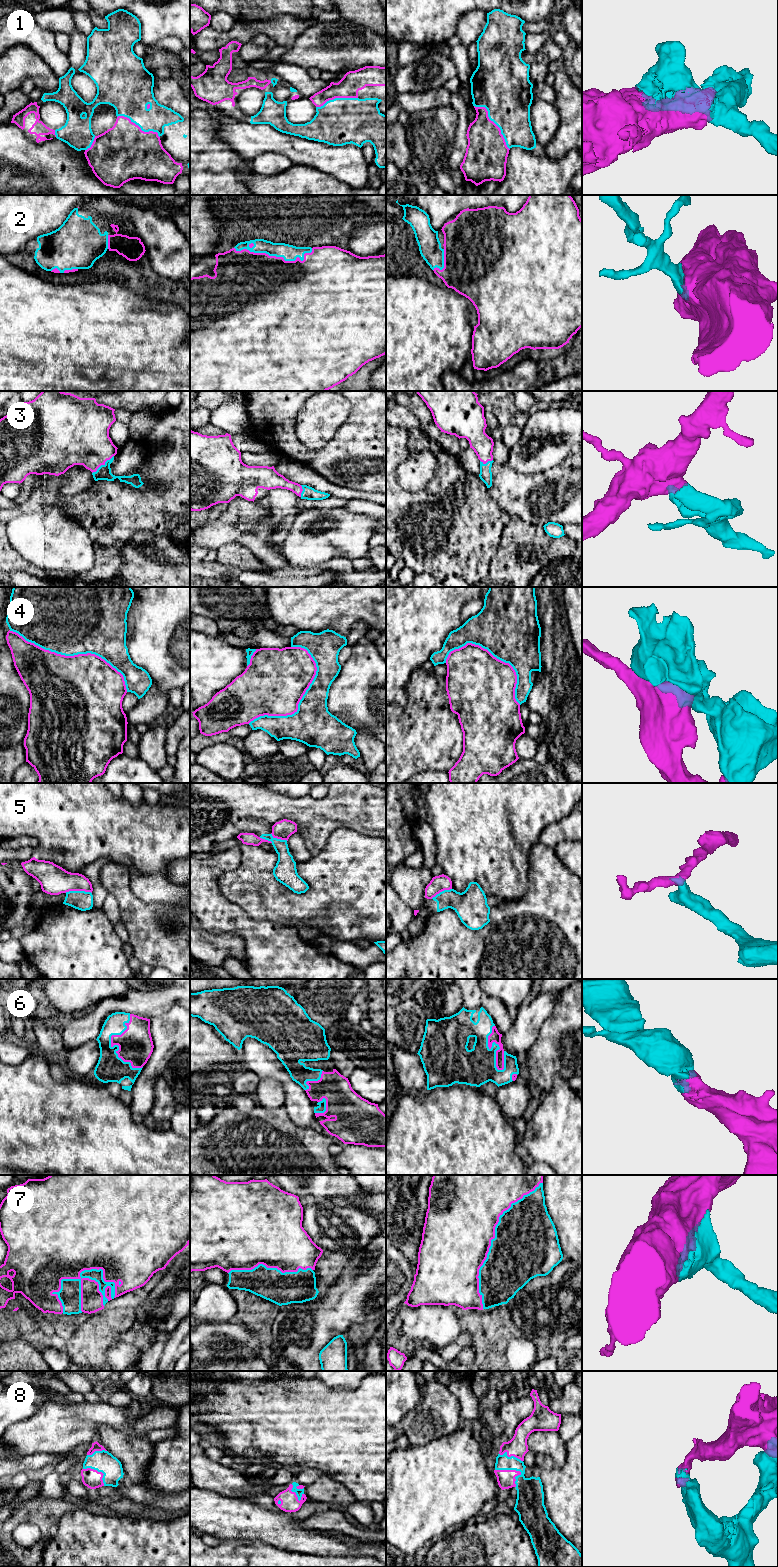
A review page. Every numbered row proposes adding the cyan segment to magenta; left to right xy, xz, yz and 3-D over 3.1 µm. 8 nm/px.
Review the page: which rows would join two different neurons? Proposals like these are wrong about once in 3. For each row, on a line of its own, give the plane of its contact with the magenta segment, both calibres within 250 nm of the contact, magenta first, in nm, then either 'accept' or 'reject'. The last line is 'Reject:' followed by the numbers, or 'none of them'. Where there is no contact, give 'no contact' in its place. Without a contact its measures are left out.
1: contact in yz; calibres 340 and 400 nm; accept
2: contact in xz; calibres 500 and 130 nm; accept
3: contact in xy; calibres 400 and 110 nm; accept
4: contact in xy; calibres 500 and 500 nm; reject
5: contact in xy; calibres 240 and 160 nm; reject
6: contact in xy; calibres 280 and 220 nm; accept
7: contact in xy; calibres 500 and 180 nm; accept
8: contact in yz; calibres 140 and 220 nm; accept
Reject: 4, 5

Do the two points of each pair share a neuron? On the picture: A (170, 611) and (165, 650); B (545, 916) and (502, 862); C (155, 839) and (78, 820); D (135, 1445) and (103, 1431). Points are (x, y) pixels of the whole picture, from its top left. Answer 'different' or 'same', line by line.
A: same
B: different
C: same
D: same

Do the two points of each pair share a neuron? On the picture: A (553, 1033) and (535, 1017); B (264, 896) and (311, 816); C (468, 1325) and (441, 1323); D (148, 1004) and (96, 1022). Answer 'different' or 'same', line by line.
A: different
B: different
C: different
D: same

